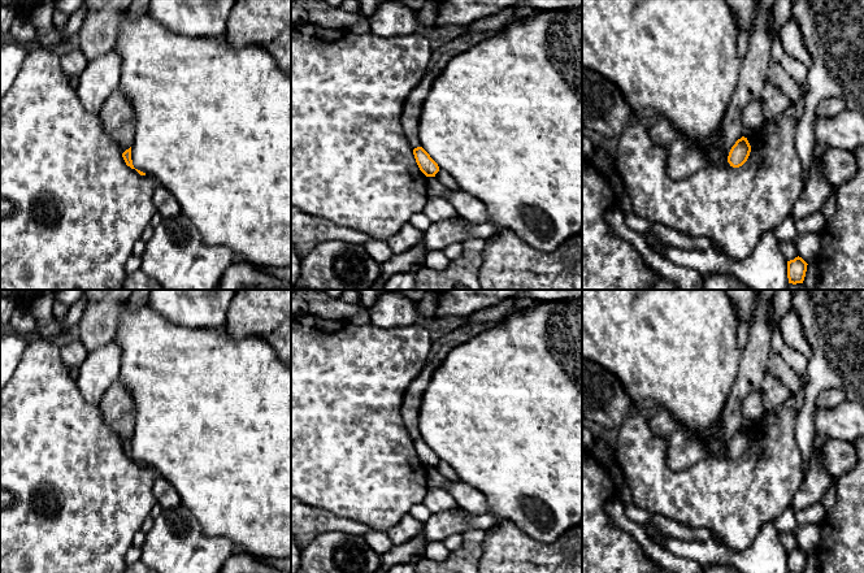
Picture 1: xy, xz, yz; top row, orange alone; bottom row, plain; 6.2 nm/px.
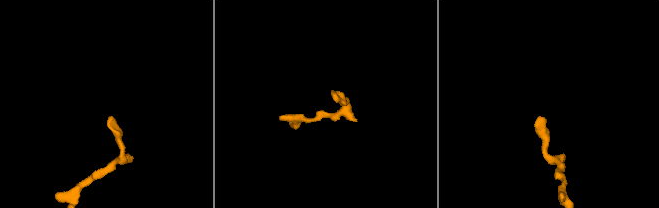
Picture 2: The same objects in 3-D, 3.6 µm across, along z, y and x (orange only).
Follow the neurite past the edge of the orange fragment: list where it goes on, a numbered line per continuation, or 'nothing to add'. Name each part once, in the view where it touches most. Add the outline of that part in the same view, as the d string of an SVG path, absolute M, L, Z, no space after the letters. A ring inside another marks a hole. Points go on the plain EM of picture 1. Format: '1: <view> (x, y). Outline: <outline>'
nothing to add

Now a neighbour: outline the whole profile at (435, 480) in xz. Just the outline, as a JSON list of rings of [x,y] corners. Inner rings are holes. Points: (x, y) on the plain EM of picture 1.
[[[435,468],[426,469],[426,479],[429,489],[442,489],[448,491],[450,479],[443,477]]]

